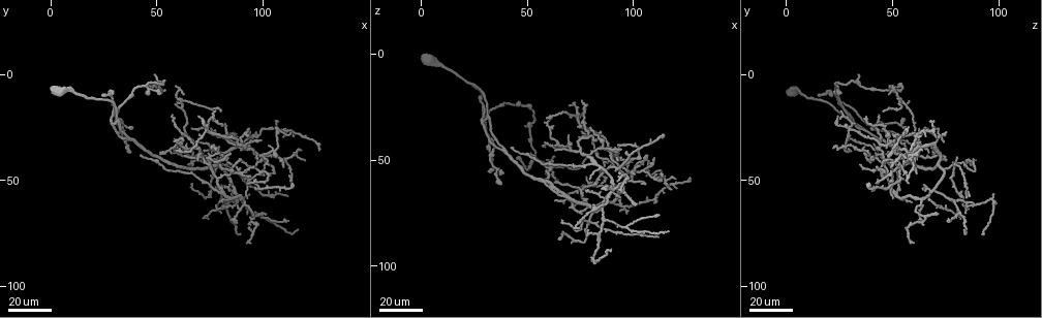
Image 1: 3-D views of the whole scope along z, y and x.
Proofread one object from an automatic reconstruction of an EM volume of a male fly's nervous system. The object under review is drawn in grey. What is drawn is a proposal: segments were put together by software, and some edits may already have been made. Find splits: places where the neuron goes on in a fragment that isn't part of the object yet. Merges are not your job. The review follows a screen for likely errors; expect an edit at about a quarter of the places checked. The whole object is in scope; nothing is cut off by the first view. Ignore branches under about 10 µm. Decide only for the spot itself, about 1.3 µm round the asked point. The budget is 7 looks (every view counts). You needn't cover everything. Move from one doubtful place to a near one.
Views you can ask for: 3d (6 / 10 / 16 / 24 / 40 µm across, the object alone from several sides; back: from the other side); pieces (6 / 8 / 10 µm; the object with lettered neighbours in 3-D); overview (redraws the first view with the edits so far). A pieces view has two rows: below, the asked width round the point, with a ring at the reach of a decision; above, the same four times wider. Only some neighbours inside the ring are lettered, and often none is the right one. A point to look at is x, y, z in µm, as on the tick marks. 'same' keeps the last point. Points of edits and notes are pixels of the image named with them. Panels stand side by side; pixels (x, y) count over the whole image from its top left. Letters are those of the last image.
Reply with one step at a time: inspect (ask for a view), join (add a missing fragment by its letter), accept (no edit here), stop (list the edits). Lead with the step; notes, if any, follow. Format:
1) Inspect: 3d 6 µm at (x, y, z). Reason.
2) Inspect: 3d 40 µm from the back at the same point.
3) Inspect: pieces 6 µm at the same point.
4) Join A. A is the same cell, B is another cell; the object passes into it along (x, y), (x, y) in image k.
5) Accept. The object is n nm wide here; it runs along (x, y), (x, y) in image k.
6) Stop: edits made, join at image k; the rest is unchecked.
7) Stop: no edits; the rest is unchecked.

Inspect: 3d 40 µm at (25, 10, 16). End of a long branch.

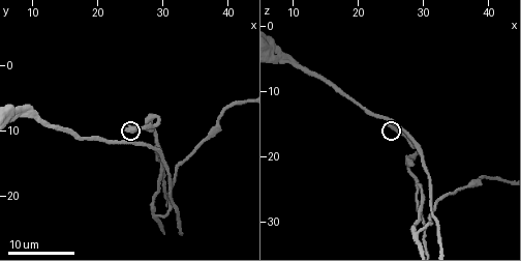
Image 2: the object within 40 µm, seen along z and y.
Inspect: pieces 10 µm at (24.5, 9.5, 15.0).

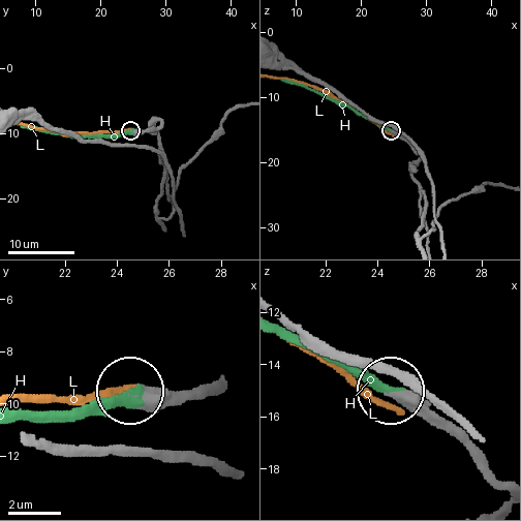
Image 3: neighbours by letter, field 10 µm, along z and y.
Join H. H is the same cell, L is another cell; the object passes into it along (203, 387), (112, 399), (71, 412), (19, 412) in image 3; it goes on there.

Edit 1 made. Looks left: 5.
Inspect: overview. See it whole again.

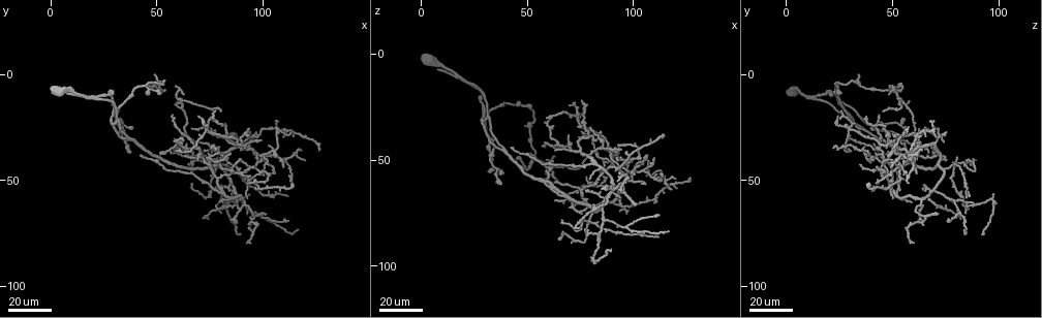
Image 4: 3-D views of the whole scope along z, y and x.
Inspect: 3d 24 µm at (84, 37, 36). Branch stops here.

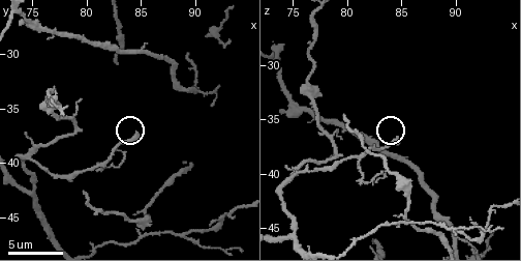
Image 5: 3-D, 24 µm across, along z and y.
Inspect: 3d 10 µm at (84.6, 37.4, 36.6).

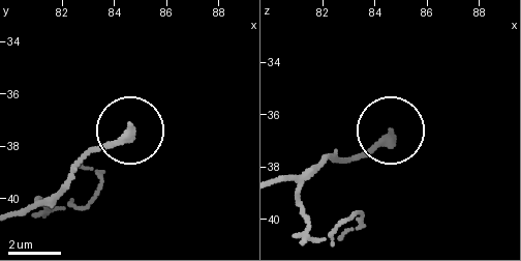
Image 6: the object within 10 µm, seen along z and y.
Inspect: pieces 6 µm at (84.7, 37.2, 36.7).

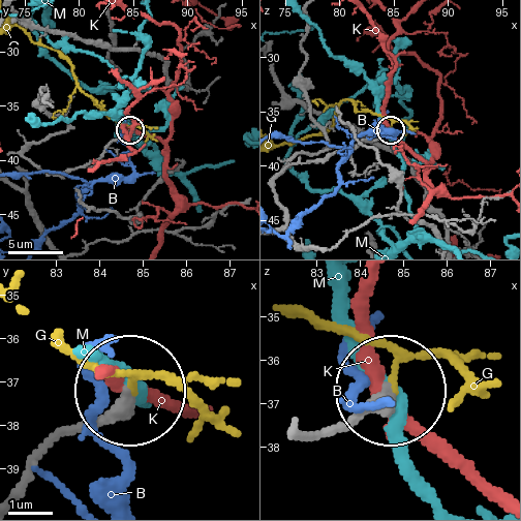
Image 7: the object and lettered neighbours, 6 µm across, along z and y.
Accept. B, G, K and M are other cells; it runs along (20, 482), (127, 396) in image 7; none of them fits.

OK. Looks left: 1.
Stop: edits made, join at image 3; the rest is unchecked.

